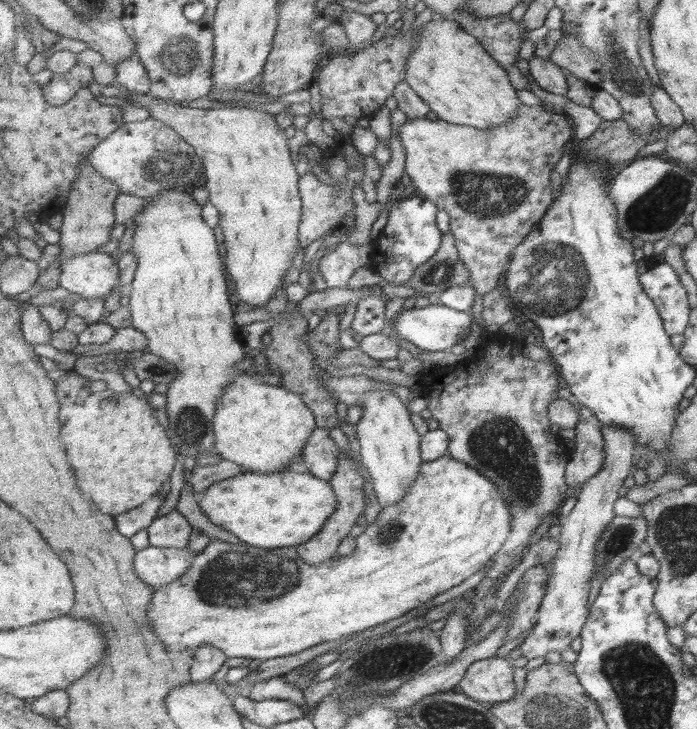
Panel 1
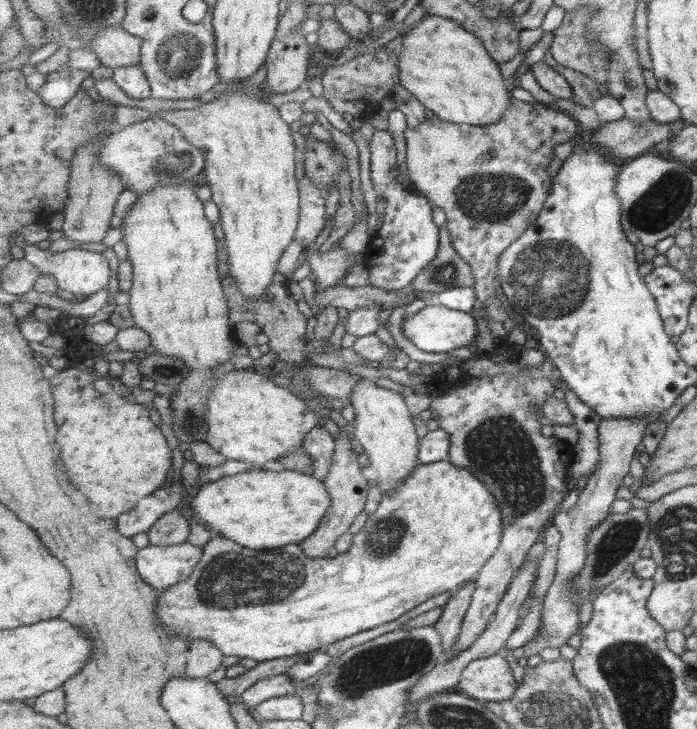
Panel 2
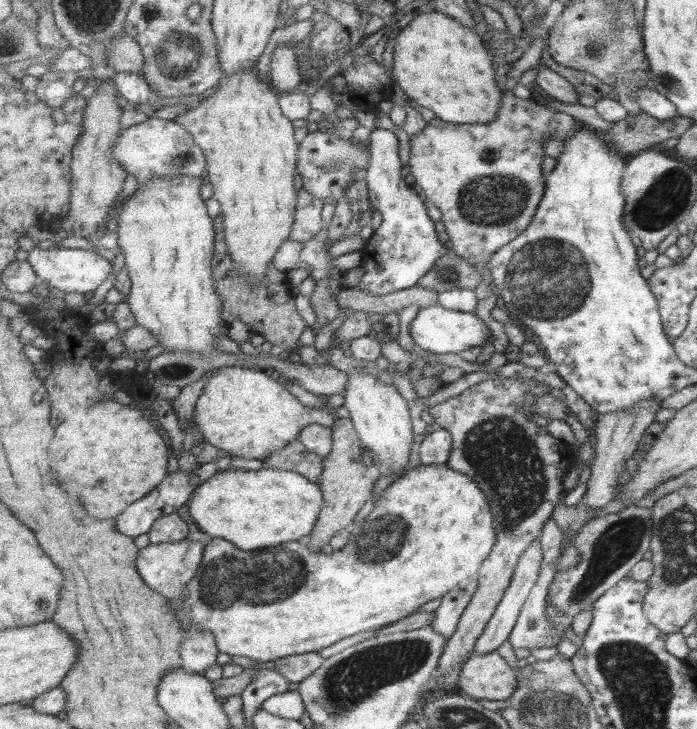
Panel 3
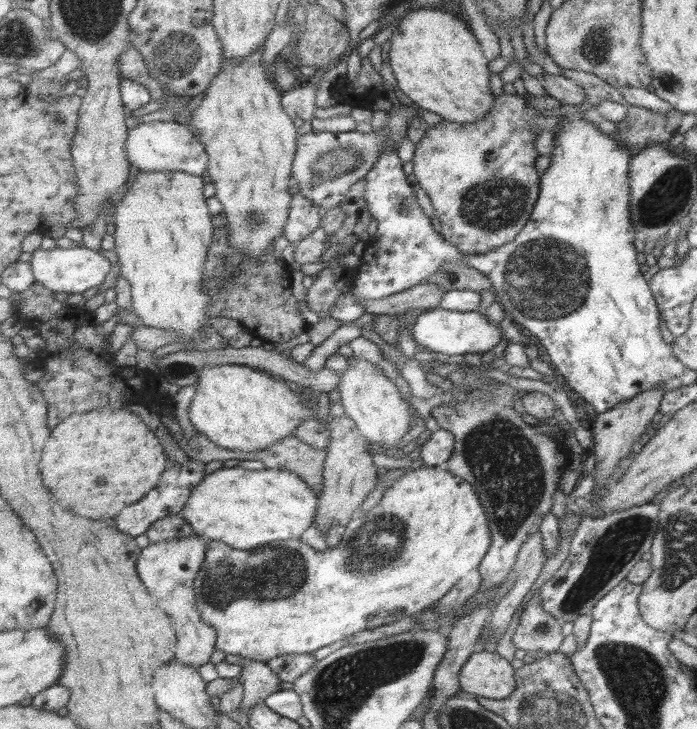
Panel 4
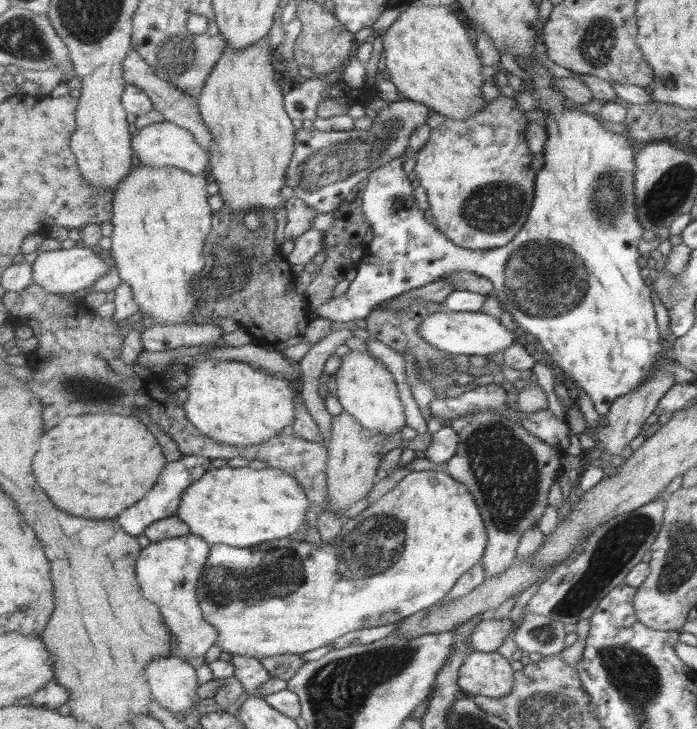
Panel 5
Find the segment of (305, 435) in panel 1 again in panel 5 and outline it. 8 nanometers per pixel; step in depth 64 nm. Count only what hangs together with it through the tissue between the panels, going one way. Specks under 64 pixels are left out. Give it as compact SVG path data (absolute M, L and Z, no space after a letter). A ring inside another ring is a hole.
M207 359L197 361L188 368L189 382L185 389L188 391L184 409L187 418L206 436L229 446L257 446L269 442L279 436L286 426L293 424L296 415L298 391L291 388L287 378L271 375L243 361Z

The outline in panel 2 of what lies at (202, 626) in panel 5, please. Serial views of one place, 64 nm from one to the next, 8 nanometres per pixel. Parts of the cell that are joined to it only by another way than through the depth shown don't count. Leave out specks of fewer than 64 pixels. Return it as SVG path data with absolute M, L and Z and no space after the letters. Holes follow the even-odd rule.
M188 541L167 546L150 544L138 551L136 565L143 580L161 592L189 579L203 551ZM212 640L191 641L185 653L186 674L191 678L205 678L221 666L225 654Z

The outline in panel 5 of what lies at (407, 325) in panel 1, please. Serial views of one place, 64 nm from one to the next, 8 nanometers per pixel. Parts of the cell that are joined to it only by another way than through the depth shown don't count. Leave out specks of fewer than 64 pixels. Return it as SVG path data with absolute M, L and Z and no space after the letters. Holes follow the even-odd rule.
M434 312L423 319L419 328L422 337L437 348L452 355L466 354L469 356L497 356L499 352L507 350L511 344L520 342L521 333L518 329L511 332L501 320L483 312Z

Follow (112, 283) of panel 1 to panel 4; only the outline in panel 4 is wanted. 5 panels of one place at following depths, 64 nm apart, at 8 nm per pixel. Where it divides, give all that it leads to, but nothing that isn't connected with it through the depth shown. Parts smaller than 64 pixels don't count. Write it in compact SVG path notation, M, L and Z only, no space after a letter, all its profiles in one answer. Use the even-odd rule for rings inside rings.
M86 247L59 248L51 250L37 249L32 253L31 261L35 278L52 291L79 294L85 290L93 290L94 286L103 284L111 272L111 264L107 257L94 249Z

